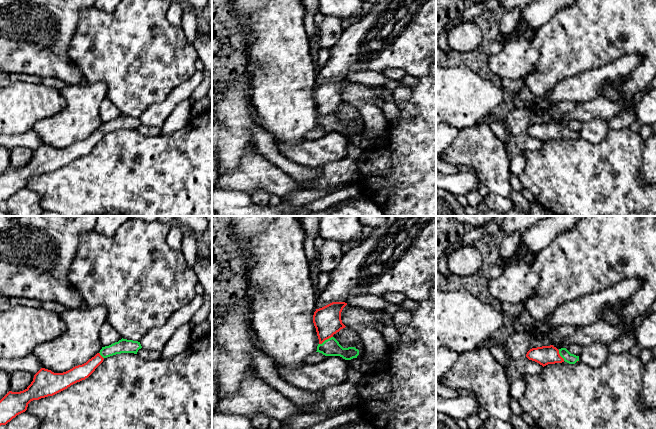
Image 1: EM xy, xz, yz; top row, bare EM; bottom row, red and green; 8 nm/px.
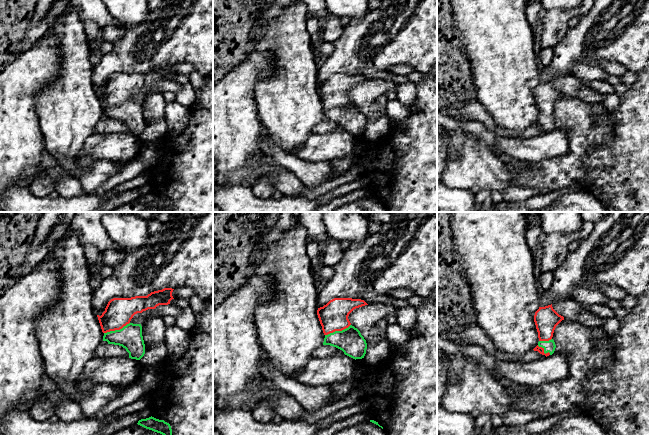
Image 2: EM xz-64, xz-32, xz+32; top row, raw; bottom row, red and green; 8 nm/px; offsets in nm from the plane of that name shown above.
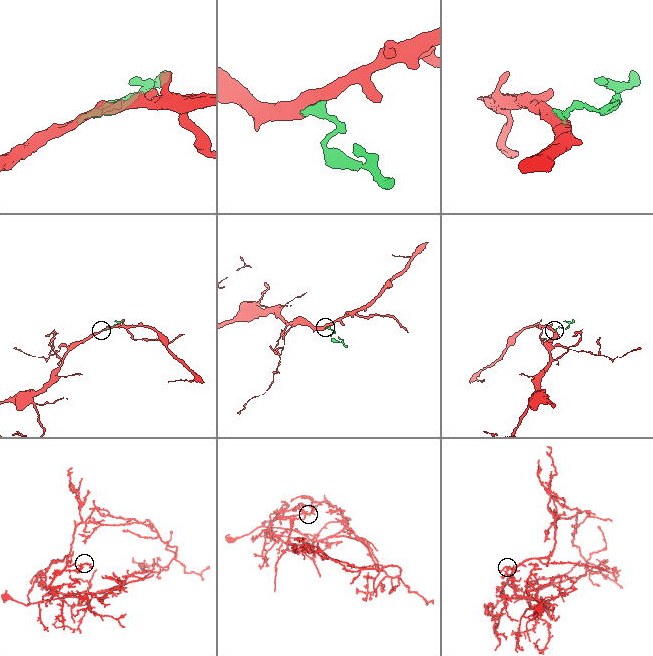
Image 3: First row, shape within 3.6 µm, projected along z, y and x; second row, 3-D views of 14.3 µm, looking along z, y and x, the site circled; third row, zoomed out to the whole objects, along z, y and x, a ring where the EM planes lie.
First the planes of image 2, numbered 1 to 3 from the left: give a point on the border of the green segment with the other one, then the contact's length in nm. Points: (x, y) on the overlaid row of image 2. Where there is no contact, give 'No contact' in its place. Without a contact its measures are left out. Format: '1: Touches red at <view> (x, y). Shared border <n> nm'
1: Touches red at xz-64 (116, 329). Shared border 220 nm
2: Touches red at xz-32 (337, 330). Shared border 220 nm
3: Touches red at xz+32 (543, 351). Shared border 130 nm

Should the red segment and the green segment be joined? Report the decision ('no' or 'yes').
yes

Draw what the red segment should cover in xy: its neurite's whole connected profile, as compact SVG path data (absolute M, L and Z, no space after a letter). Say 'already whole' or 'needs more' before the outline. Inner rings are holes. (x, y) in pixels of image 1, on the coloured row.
needs more; M122 338L118 342L102 347L100 352L86 363L75 366L66 372L54 373L51 370L41 368L25 390L9 391L0 400L0 426L6 425L17 415L25 412L31 401L53 396L71 385L85 380L105 358L121 353L137 354L141 348L140 342Z

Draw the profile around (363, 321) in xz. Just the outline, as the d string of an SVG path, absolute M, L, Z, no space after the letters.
M348 304L341 312L342 323L353 328L360 336L364 350L365 358L369 363L384 358L387 352L387 343L381 332L374 326L381 322L381 316L389 314L383 310L365 310L351 307Z

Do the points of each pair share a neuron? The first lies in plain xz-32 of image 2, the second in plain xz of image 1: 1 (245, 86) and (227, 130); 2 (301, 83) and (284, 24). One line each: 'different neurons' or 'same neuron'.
1: same neuron
2: same neuron

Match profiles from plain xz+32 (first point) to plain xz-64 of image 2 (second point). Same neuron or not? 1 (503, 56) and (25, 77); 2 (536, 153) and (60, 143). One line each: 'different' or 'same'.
1: different
2: different

